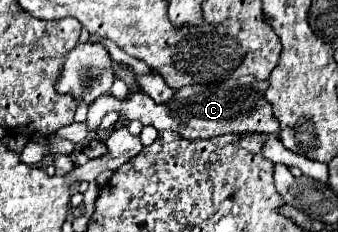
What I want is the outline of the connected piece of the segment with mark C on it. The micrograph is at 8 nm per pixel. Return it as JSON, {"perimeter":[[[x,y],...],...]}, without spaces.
{"perimeter":[[[242,76],[234,82],[234,86],[222,84],[192,84],[184,86],[174,92],[174,98],[168,104],[156,104],[150,96],[142,92],[130,94],[126,100],[116,100],[114,96],[100,96],[94,104],[88,106],[88,130],[96,130],[100,120],[116,110],[126,120],[140,120],[144,126],[154,126],[158,132],[162,130],[174,130],[180,132],[186,140],[196,138],[214,138],[222,134],[246,134],[246,132],[268,132],[280,138],[280,124],[272,114],[272,106],[264,98],[264,92],[268,88],[268,82],[256,80],[254,76]]]}

